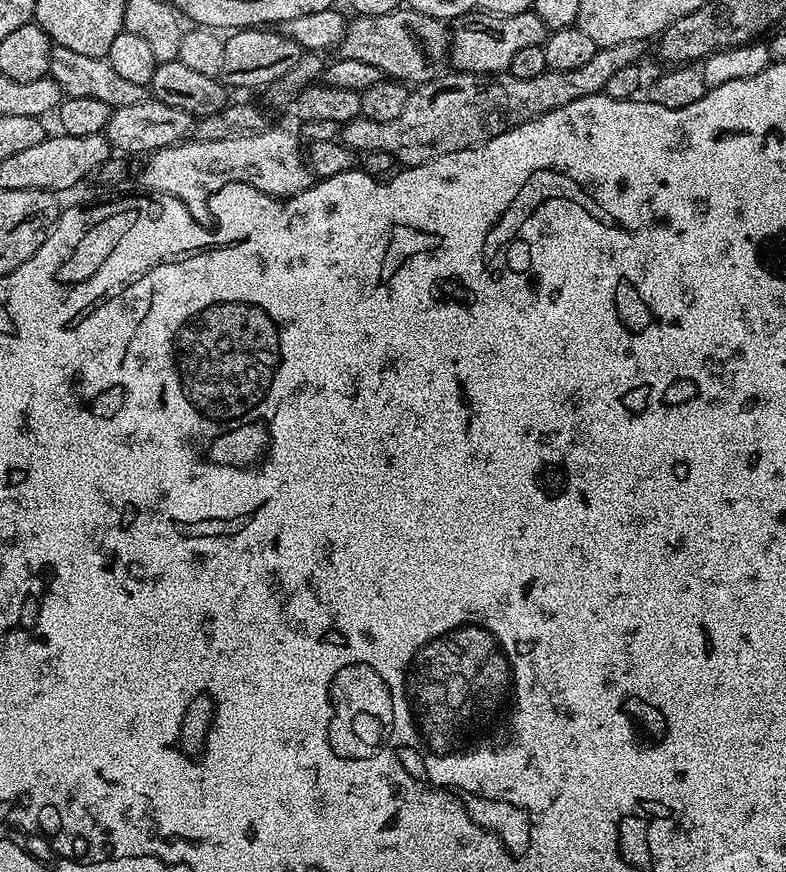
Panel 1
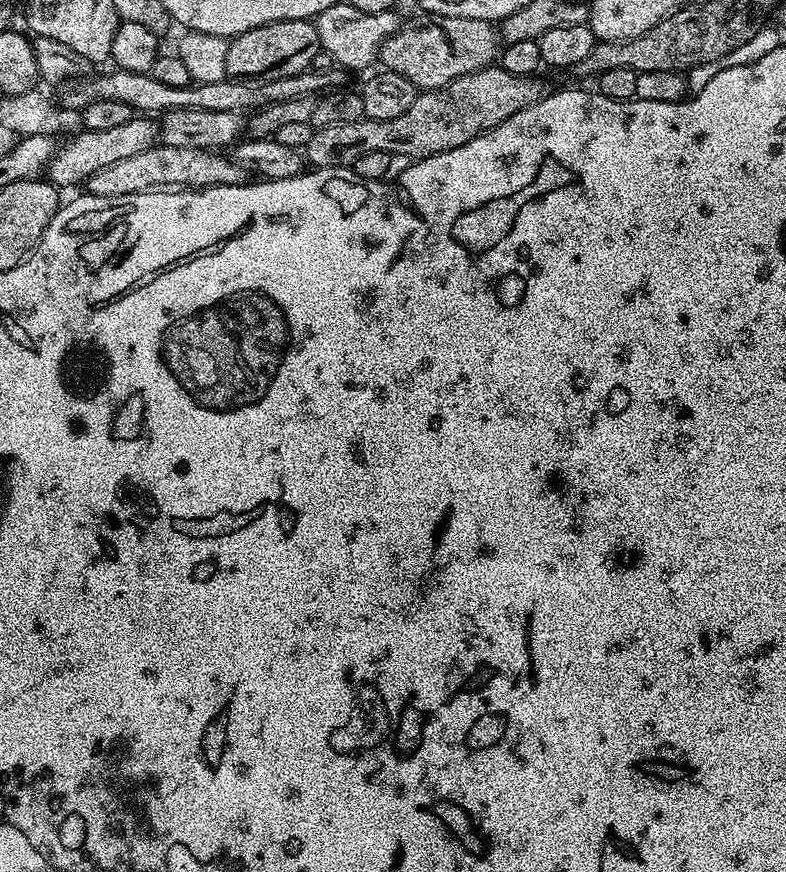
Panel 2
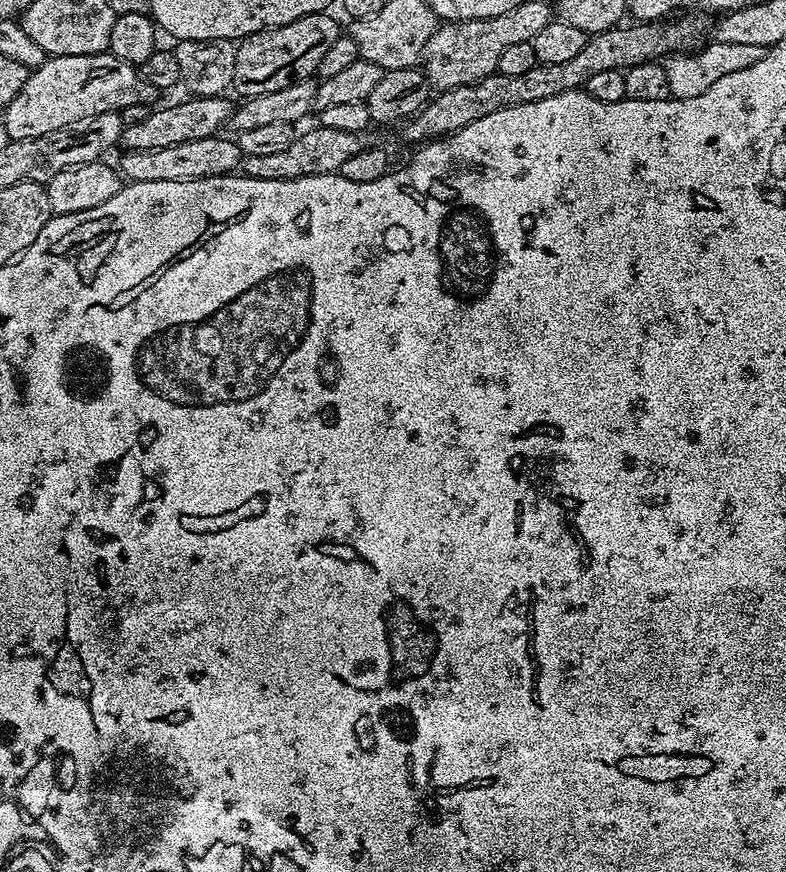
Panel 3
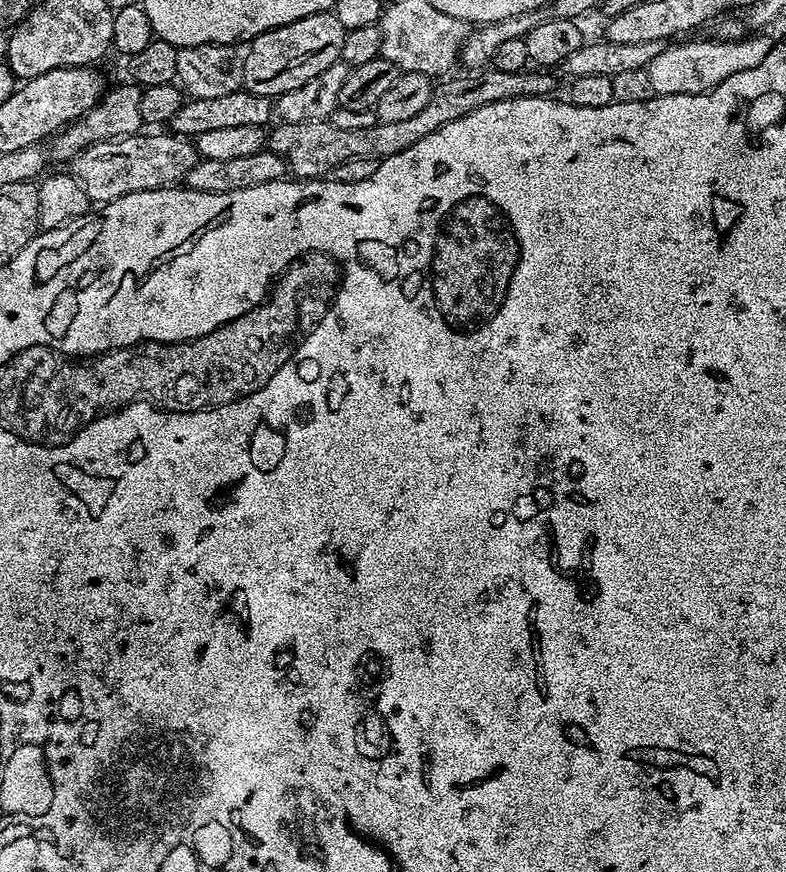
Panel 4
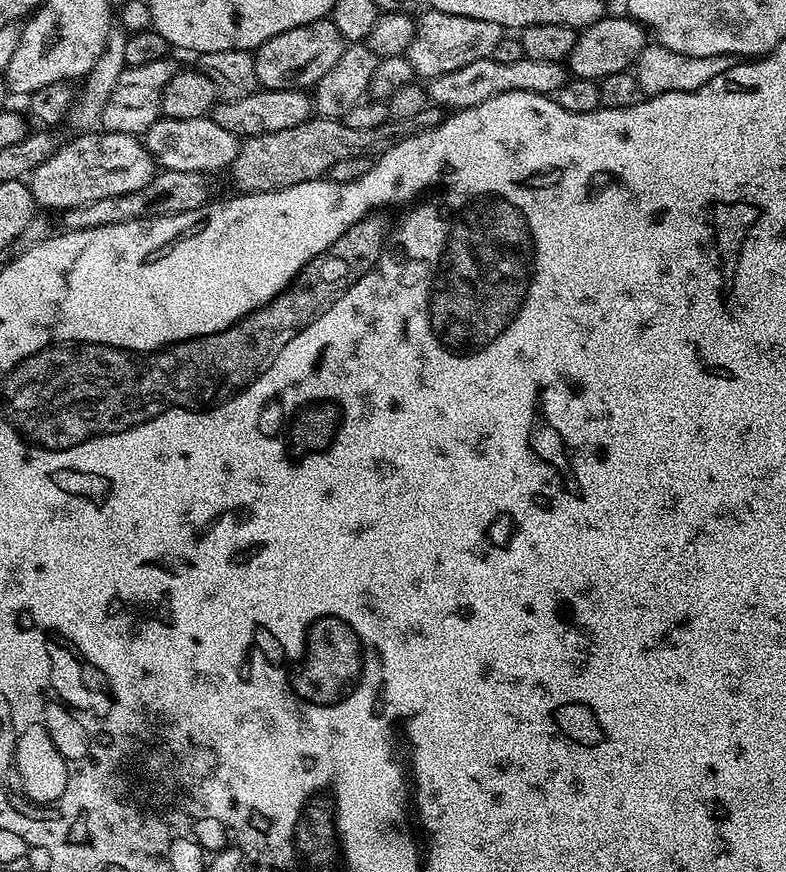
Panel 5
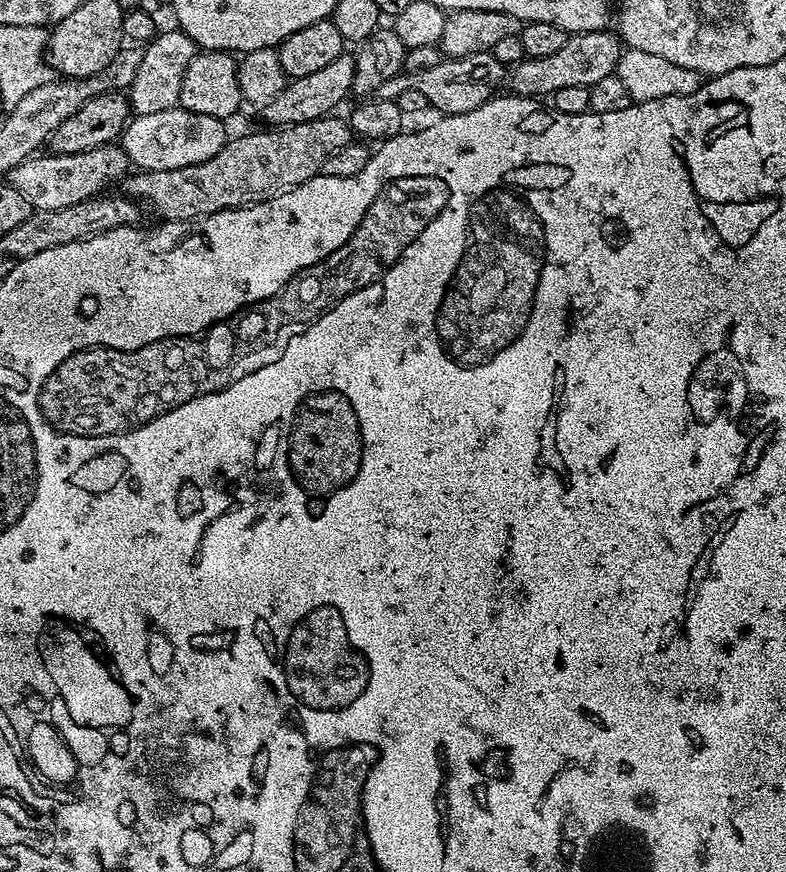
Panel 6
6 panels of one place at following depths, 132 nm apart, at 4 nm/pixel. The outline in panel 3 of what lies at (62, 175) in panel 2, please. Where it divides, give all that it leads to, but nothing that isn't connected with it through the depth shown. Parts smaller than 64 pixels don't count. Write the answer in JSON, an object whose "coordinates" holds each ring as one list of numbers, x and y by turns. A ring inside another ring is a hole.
{"coordinates":[[197,96,180,100,169,108,153,107,146,114,143,122,135,126,124,125,124,133,120,136,120,144,127,151,166,150,166,146,178,146,181,142,194,142,198,138,210,138,221,131,220,127,227,125,232,119,233,105,228,105,229,97]]}

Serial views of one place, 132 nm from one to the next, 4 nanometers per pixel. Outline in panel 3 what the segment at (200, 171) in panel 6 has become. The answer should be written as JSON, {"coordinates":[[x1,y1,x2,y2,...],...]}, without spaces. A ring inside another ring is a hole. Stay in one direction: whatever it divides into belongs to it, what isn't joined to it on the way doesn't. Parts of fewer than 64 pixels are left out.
{"coordinates":[[684,16,681,20,672,18,667,22,632,22,629,28,617,26,600,32,597,36,589,36,586,46,582,46,576,57,570,58,570,62,565,64,536,63,534,70,529,70,526,74,497,74,482,78,477,84,463,84,457,88,437,91,415,116,409,116,403,121,399,129,400,136,406,143,412,144,411,146,447,138,470,122,486,118,486,114,494,114,494,110,499,108,522,106,526,102,542,102,542,98,554,98,566,90,583,89,592,75,599,74,601,70,627,70,651,60,660,62,665,58,687,53,695,49,704,36,704,24,699,20,701,17,696,16]]}

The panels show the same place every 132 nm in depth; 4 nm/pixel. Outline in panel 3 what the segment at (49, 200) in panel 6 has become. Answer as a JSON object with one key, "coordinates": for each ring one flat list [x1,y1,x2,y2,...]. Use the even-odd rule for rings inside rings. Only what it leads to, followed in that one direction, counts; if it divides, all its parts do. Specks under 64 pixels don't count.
{"coordinates":[[217,134,210,138,198,138,194,142,181,142,178,146,166,146,166,150,125,151,118,163,118,171,128,182,186,182,235,173,242,164,242,153,235,139,223,140]]}

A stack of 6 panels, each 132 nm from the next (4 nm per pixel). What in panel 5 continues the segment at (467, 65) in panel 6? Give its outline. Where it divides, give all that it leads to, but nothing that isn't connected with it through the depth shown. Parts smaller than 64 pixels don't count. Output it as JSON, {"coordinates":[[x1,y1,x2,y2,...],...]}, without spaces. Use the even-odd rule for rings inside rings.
{"coordinates":[[494,59,470,62,470,66,462,66,458,70,450,70,450,74,438,74,427,81,426,91,429,101,437,108,459,110,478,106,498,94,507,92,533,92,543,96,552,96,570,78,570,73,561,62,534,62,519,60,518,62,498,62]]}

